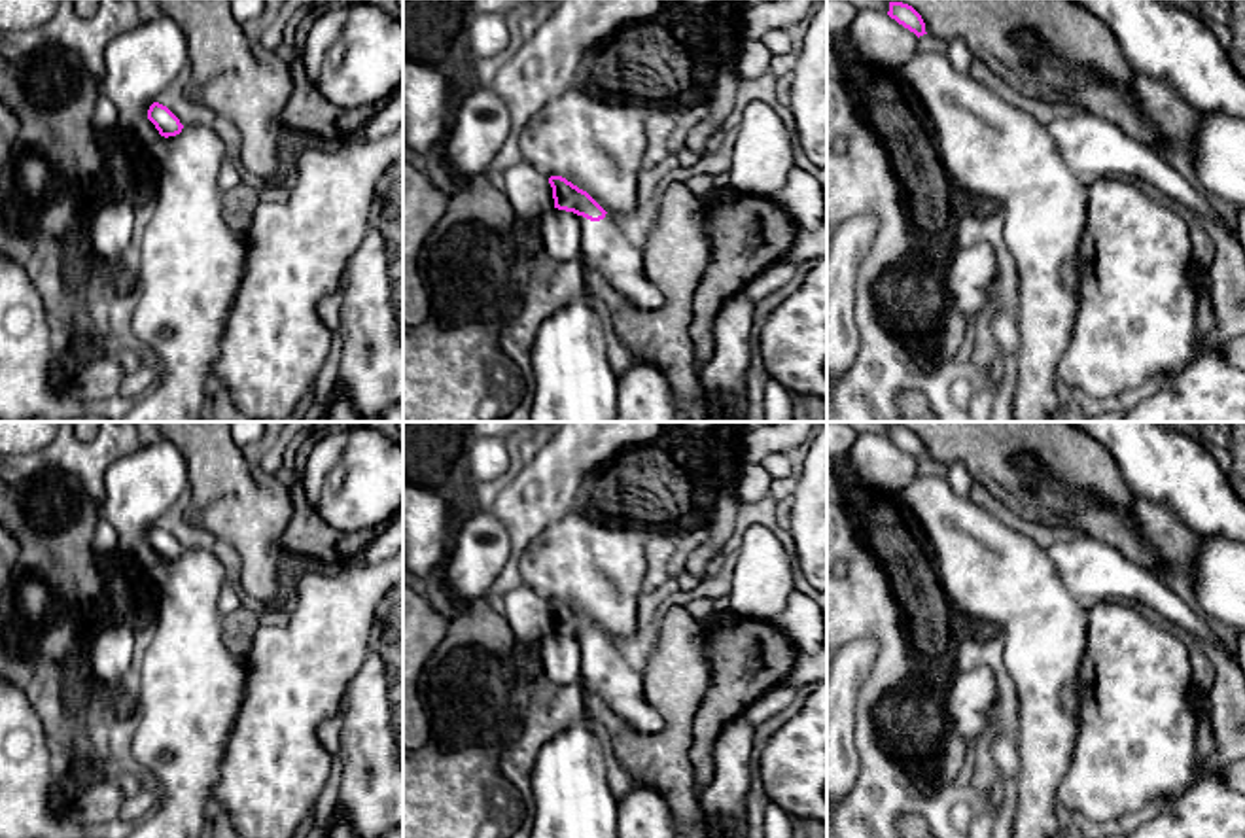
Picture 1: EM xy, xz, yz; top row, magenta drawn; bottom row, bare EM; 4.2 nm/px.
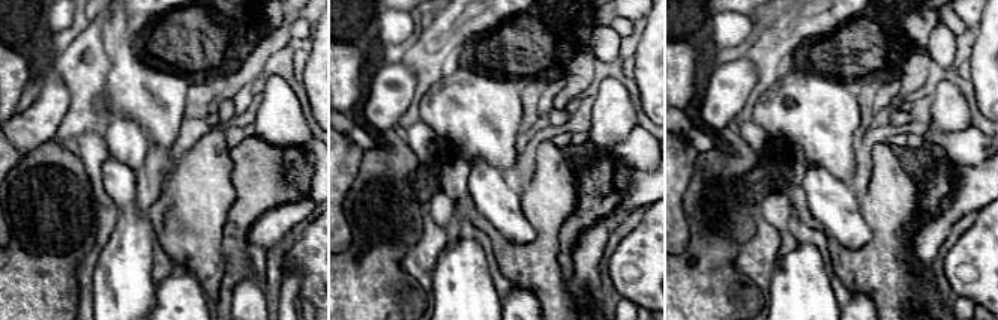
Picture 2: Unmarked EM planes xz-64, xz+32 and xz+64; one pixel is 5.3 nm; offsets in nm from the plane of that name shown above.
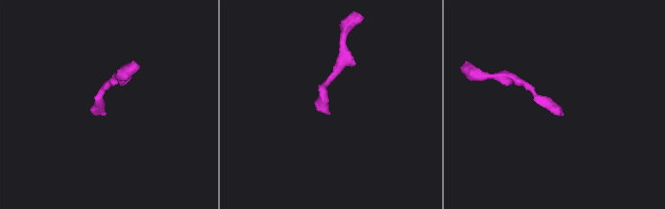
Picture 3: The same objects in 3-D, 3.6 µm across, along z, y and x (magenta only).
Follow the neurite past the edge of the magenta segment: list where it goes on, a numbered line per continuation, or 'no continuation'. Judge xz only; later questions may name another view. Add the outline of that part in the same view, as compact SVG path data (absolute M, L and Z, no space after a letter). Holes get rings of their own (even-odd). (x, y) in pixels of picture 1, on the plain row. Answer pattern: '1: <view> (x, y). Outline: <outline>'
1: xz (613, 676). Outline: M607 637L600 645L579 639L579 647L583 683L632 728L643 734L660 732L662 717L645 702L632 656L622 655Z

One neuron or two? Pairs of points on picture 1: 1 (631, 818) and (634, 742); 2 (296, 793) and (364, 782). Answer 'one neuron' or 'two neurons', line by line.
1: two neurons
2: two neurons

